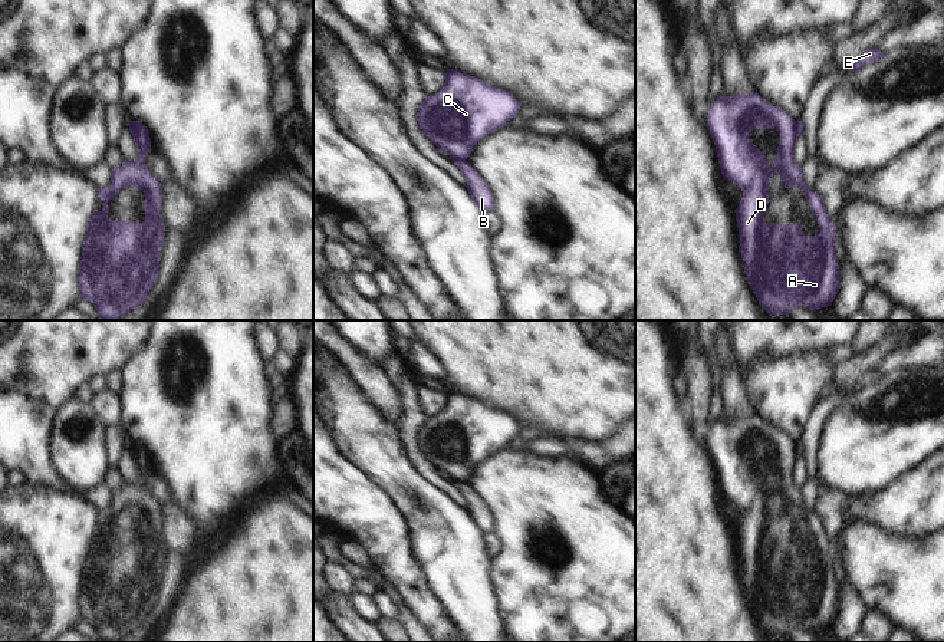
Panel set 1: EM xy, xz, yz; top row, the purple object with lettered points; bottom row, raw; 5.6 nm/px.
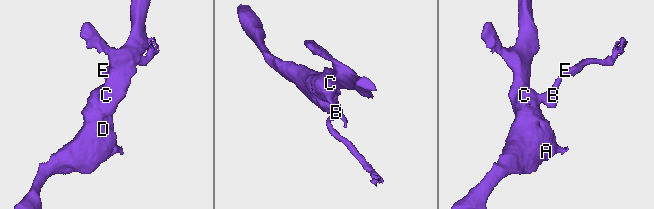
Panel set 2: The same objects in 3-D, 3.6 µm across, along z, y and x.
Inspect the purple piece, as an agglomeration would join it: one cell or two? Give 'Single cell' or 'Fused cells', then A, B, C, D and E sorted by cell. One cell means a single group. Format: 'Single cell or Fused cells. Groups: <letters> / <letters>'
Fused cells. Groups: A C D / B E

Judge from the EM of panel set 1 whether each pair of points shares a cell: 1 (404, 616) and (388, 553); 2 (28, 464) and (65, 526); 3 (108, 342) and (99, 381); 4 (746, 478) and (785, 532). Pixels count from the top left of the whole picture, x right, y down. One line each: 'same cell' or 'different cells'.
1: different cells
2: different cells
3: different cells
4: same cell

